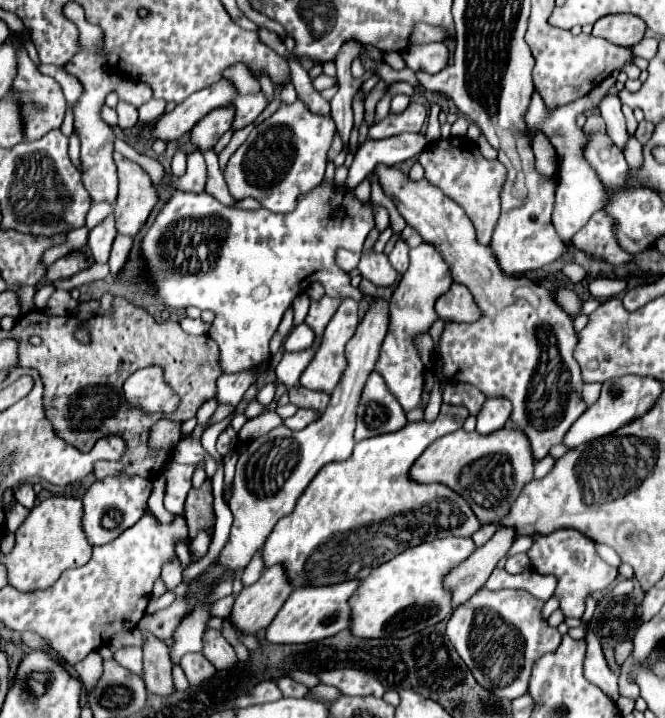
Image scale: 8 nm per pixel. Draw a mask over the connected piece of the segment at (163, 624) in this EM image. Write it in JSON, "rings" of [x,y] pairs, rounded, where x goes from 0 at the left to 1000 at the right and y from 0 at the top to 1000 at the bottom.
{"rings":[[[266,831],[257,845],[242,848],[242,851],[230,854],[227,859],[218,857],[209,870],[224,876],[236,890],[251,893],[257,887],[257,882],[260,882],[260,870],[266,870],[266,859],[272,859],[272,854],[278,854],[278,837],[272,837]]]}

